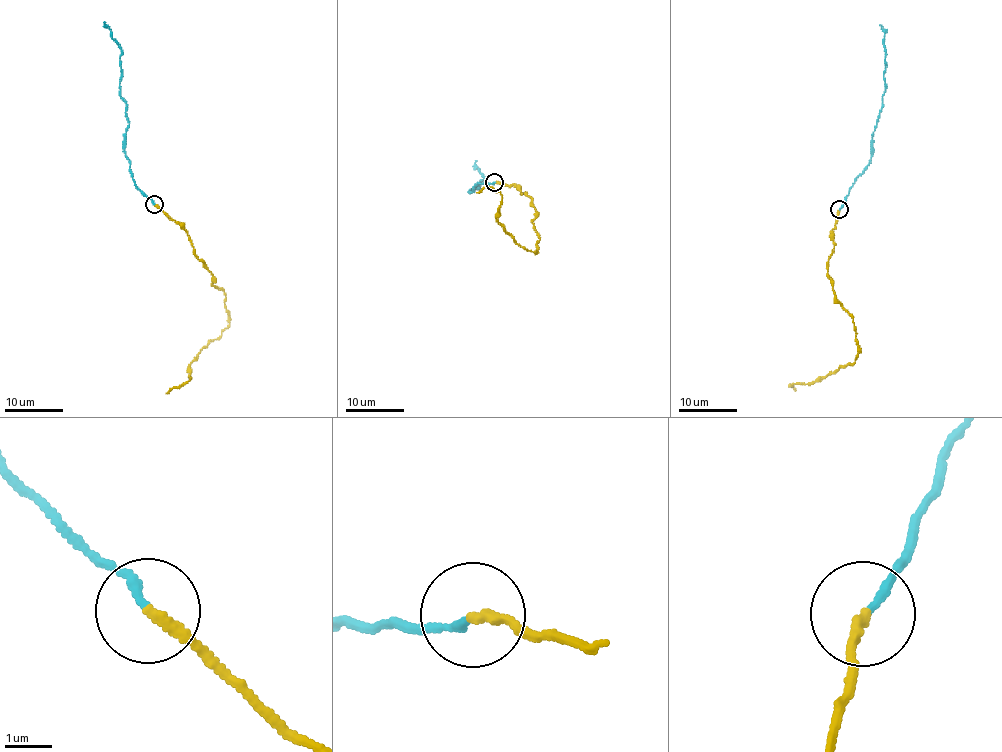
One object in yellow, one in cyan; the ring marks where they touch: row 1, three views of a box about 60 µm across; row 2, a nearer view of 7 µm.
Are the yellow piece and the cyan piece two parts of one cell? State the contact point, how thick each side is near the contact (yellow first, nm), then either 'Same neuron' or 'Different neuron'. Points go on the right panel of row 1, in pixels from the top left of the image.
Place: (839, 209). Thickness 200 nm (yellow) against 180 nm. Same neuron

